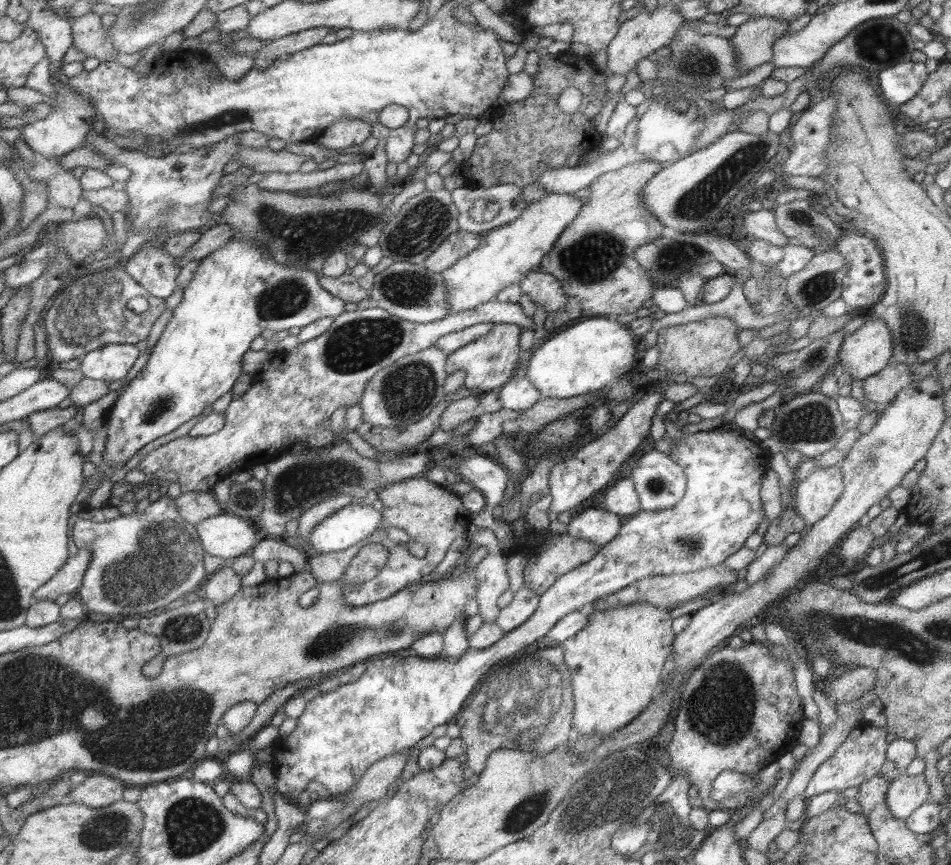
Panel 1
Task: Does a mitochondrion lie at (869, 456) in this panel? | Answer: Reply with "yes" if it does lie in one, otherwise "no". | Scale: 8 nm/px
yes

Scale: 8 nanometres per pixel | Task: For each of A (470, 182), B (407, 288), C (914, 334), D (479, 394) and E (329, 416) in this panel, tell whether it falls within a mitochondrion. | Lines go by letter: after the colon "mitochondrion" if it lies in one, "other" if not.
A: other
B: mitochondrion
C: mitochondrion
D: other
E: other

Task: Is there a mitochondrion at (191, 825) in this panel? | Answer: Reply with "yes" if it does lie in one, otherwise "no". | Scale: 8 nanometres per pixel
yes

